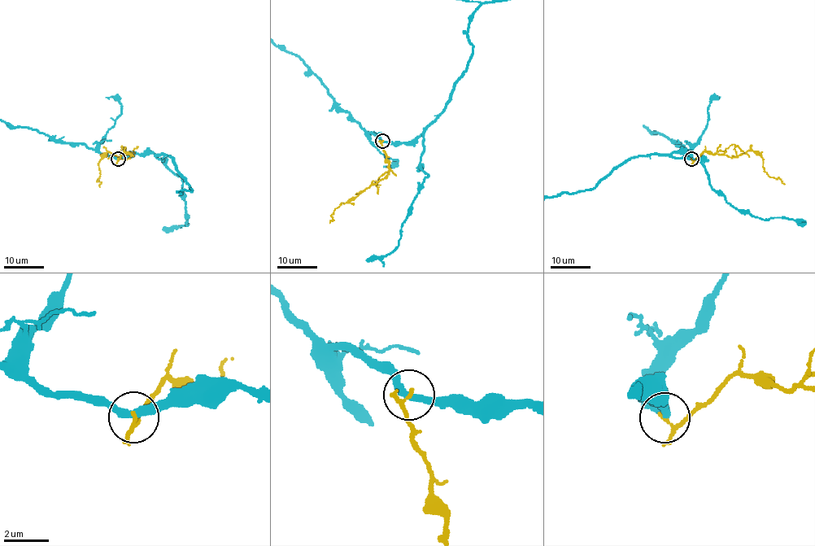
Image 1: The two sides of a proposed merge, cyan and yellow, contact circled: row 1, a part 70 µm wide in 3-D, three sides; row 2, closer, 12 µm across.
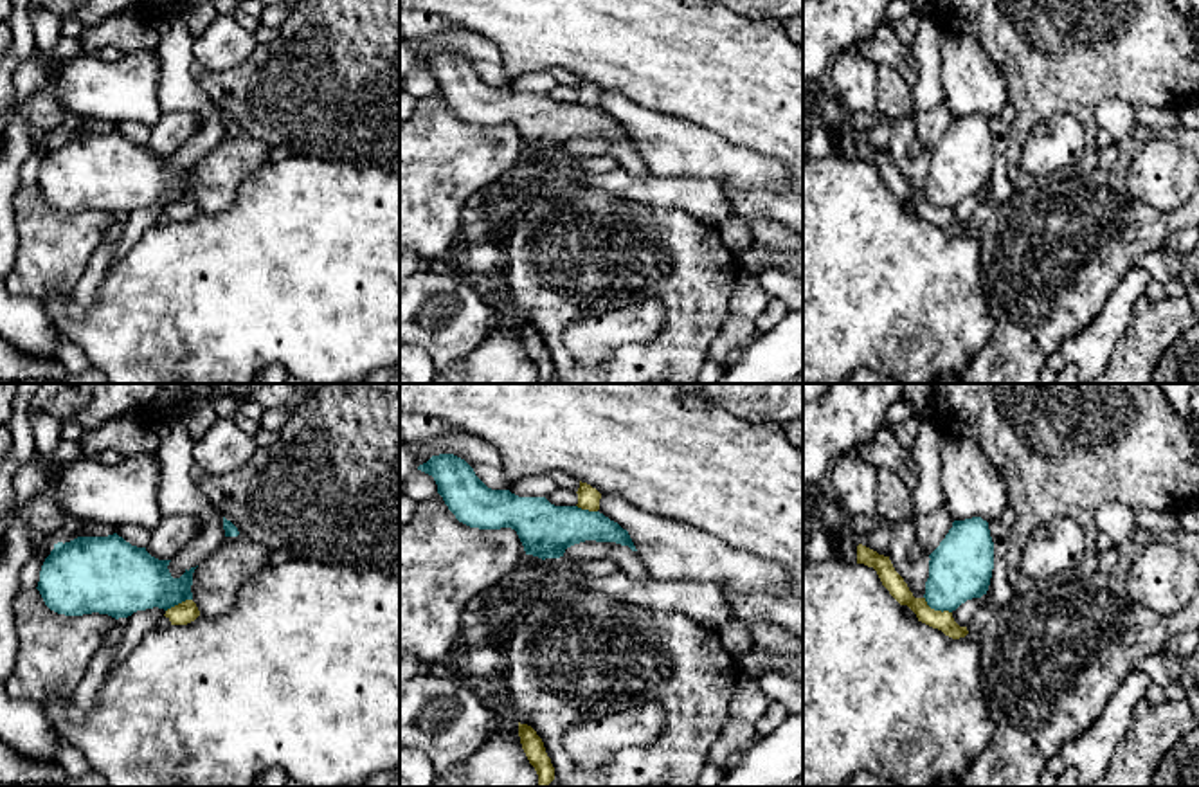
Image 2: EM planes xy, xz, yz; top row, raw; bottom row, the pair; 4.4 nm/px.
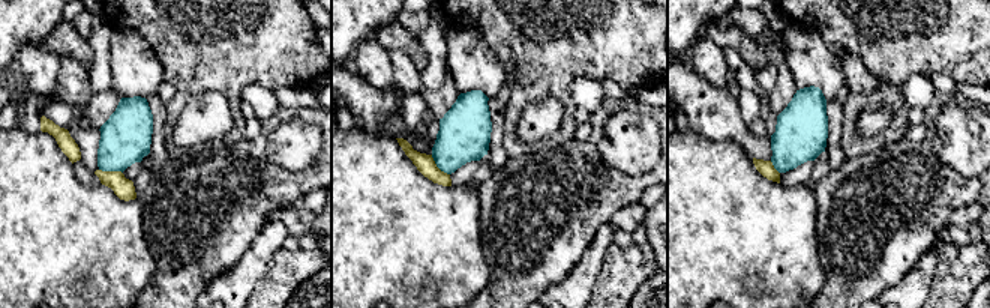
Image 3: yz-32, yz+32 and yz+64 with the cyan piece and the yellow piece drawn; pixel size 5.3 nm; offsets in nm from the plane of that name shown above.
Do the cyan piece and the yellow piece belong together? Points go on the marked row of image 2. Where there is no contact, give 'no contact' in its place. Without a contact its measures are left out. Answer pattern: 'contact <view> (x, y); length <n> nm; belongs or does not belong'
contact yz (937, 609); length 150 nm; does not belong

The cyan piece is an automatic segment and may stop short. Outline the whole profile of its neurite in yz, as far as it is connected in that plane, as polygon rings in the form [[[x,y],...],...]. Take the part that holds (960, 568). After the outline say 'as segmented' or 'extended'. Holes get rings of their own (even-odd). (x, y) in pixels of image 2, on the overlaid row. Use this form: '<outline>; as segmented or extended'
[[[981,517],[954,520],[929,555],[925,602],[934,611],[956,611],[961,603],[987,594],[994,569],[994,542]]]; as segmented

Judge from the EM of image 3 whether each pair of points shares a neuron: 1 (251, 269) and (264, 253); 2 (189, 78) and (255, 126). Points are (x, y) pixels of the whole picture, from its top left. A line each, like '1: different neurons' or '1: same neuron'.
1: same neuron
2: different neurons

